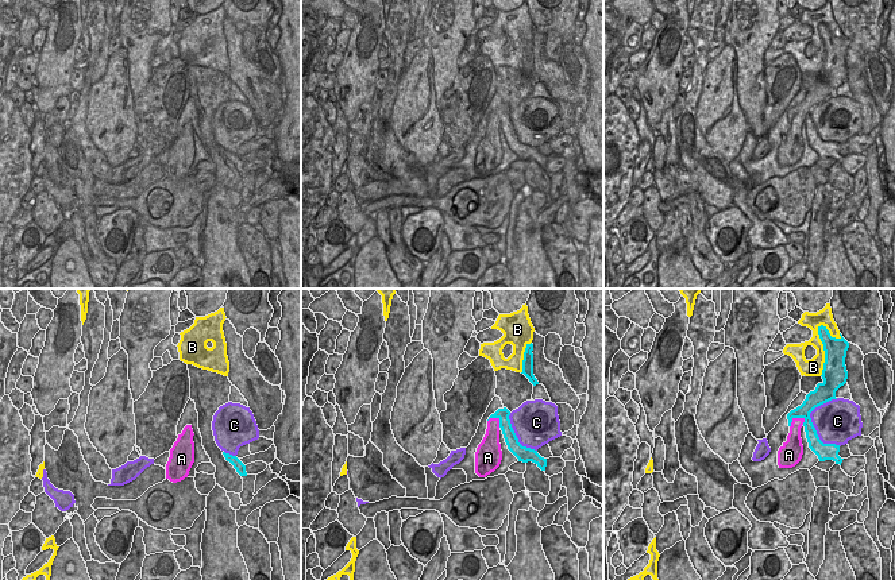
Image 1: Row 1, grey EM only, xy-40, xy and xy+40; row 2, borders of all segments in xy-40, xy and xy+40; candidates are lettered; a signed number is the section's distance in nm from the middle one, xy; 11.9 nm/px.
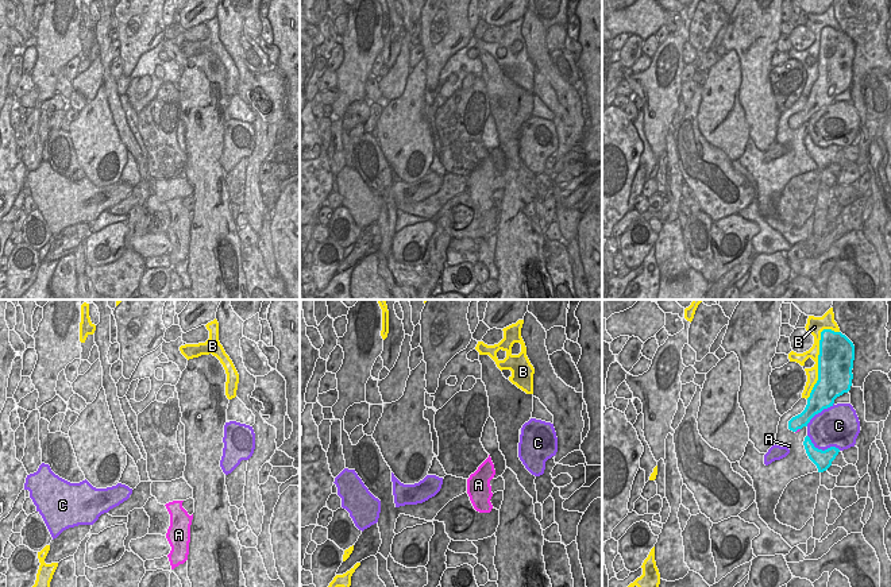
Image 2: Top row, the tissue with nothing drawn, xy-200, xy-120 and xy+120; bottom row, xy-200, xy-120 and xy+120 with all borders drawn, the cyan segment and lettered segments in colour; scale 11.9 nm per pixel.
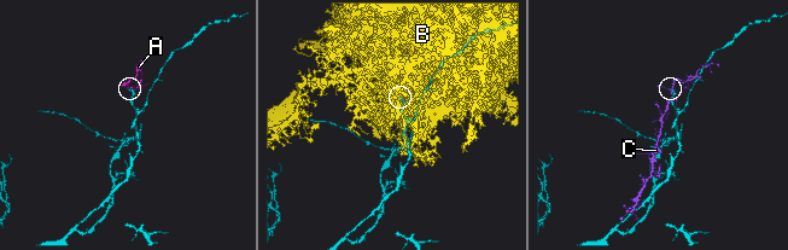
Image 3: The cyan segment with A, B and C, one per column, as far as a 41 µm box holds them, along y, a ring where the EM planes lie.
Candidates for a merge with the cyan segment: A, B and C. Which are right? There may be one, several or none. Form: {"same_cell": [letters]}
{"same_cell": ["A"]}

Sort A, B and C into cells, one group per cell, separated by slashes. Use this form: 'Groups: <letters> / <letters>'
Groups: A / B / C.

